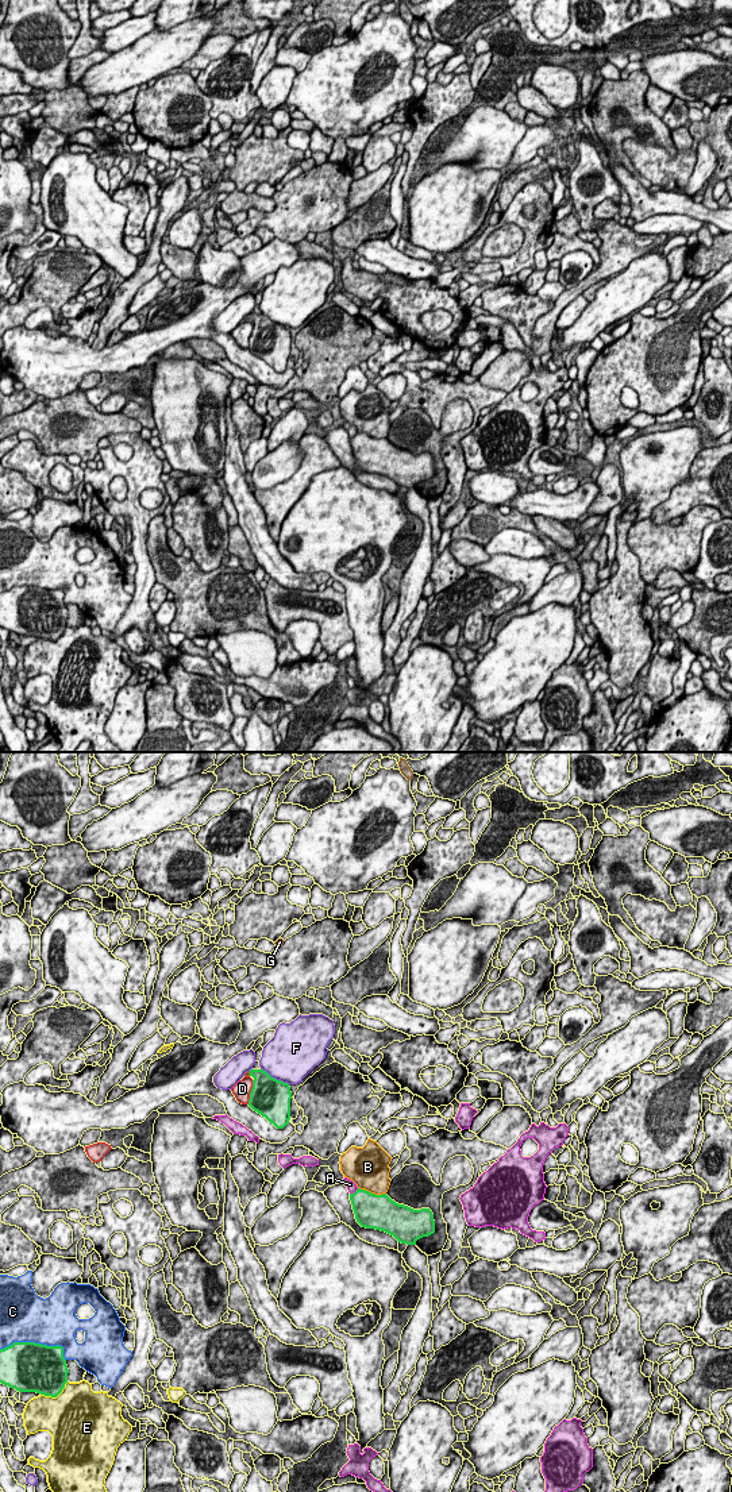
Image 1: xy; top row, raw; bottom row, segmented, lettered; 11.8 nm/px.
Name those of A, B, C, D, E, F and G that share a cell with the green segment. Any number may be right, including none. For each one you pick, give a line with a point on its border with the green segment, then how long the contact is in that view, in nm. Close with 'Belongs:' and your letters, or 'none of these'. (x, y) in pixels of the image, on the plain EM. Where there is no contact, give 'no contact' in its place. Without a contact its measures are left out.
G: xy (250, 317) | 70 nm
Belongs: G

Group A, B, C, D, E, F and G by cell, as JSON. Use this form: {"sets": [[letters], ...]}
{"sets": [["A"], ["B"], ["C"], ["D"], ["E"], ["F"], ["G"]]}

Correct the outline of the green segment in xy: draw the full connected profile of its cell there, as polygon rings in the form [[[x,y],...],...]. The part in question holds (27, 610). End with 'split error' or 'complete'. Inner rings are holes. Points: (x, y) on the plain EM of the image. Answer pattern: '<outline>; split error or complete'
[[[14,586],[0,593],[0,627],[19,636],[57,641],[68,627],[63,591]]]; complete

